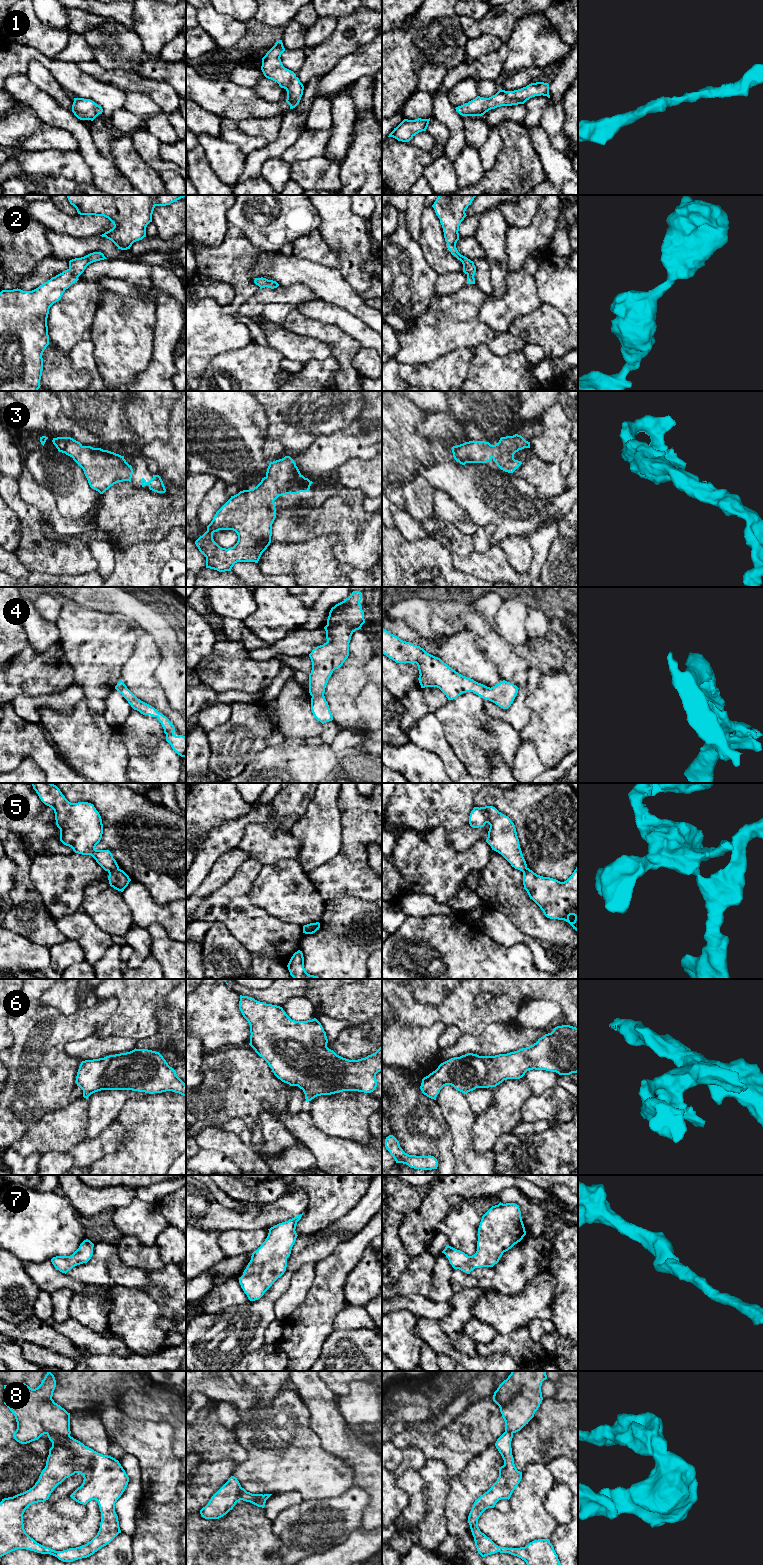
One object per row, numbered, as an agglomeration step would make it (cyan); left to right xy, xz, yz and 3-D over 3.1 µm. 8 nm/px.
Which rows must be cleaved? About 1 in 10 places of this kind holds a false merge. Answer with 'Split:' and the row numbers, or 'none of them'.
Split: 5, 8

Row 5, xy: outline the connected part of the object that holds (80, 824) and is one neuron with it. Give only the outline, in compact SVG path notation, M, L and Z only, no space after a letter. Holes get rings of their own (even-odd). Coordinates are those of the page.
M31 783L41 801L55 813L60 829L60 841L75 853L91 855L105 871L118 870L119 866L109 850L96 850L103 834L99 812L88 802L71 803L52 783Z

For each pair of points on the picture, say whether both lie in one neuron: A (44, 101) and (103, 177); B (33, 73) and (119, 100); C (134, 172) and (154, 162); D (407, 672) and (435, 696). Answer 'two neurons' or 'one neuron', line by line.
A: one neuron
B: two neurons
C: two neurons
D: two neurons

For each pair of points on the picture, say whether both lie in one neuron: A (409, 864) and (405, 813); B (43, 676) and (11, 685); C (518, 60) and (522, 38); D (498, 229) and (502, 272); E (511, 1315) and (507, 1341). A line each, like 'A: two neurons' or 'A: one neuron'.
A: two neurons
B: one neuron
C: one neuron
D: one neuron
E: two neurons

